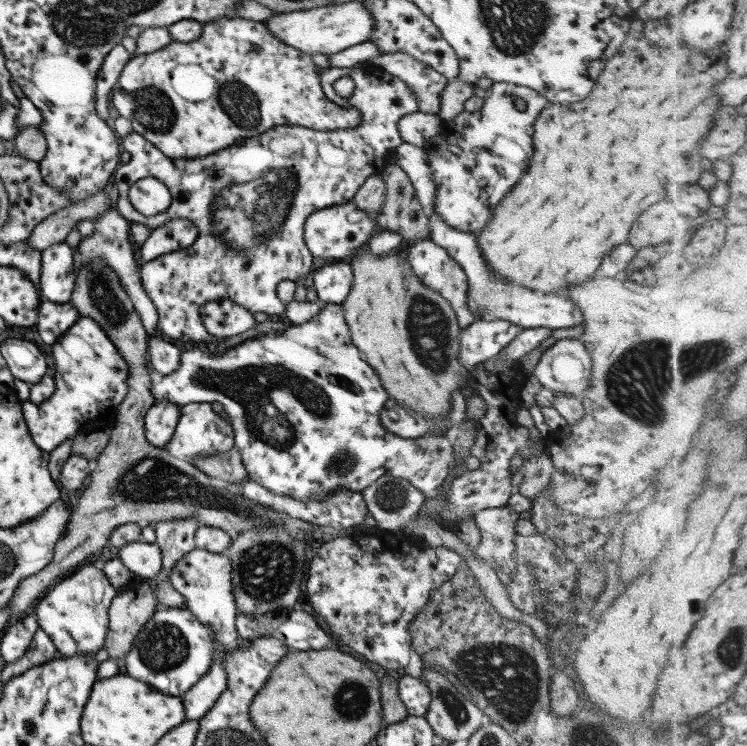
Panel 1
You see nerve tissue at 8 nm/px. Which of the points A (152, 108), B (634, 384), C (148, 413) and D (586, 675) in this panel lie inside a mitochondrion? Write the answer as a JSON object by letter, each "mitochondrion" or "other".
{"A":"mitochondrion","B":"mitochondrion","C":"other","D":"other"}

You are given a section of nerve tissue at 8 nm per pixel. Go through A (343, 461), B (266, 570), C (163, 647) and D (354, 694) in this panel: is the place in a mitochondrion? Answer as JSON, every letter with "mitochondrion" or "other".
{"A":"mitochondrion","B":"mitochondrion","C":"mitochondrion","D":"mitochondrion"}

